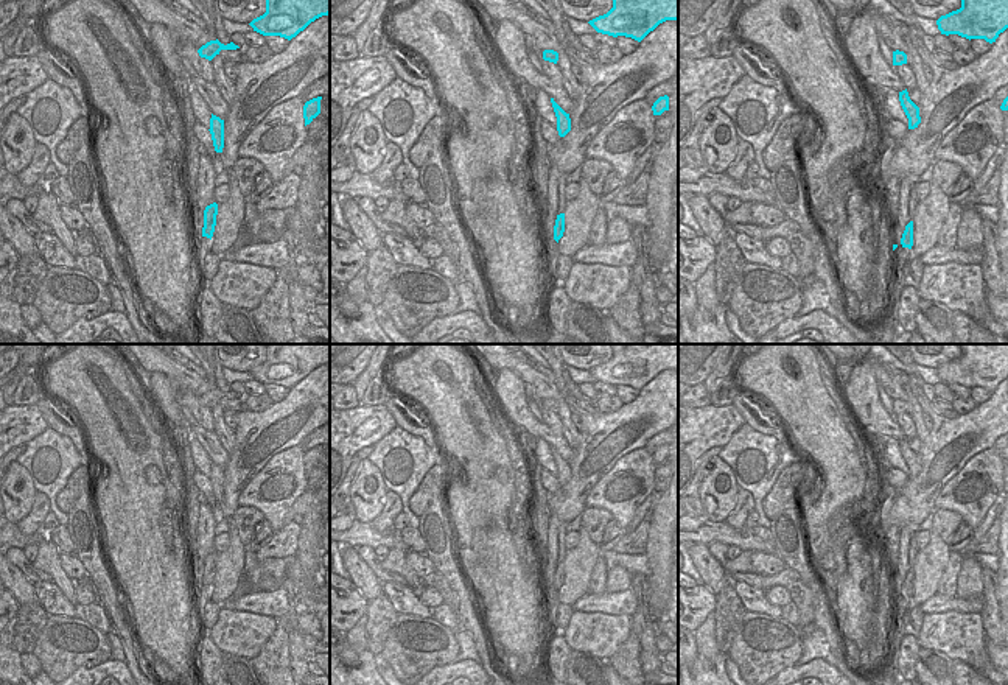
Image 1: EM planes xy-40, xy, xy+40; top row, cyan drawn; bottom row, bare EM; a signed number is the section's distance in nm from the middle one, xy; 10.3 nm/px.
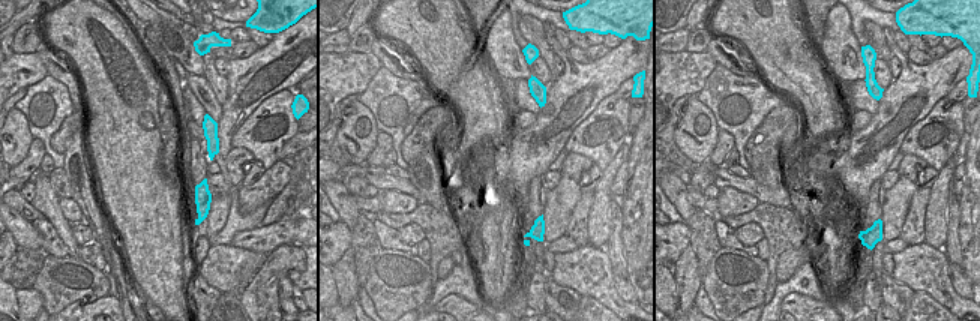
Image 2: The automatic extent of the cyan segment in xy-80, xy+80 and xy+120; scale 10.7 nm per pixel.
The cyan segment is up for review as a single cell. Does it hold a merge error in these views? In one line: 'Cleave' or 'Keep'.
Cleave

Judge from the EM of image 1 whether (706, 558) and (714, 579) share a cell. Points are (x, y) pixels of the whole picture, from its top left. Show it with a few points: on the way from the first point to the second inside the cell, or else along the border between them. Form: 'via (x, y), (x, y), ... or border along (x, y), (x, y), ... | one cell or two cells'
via (706, 562), (713, 575) | one cell

